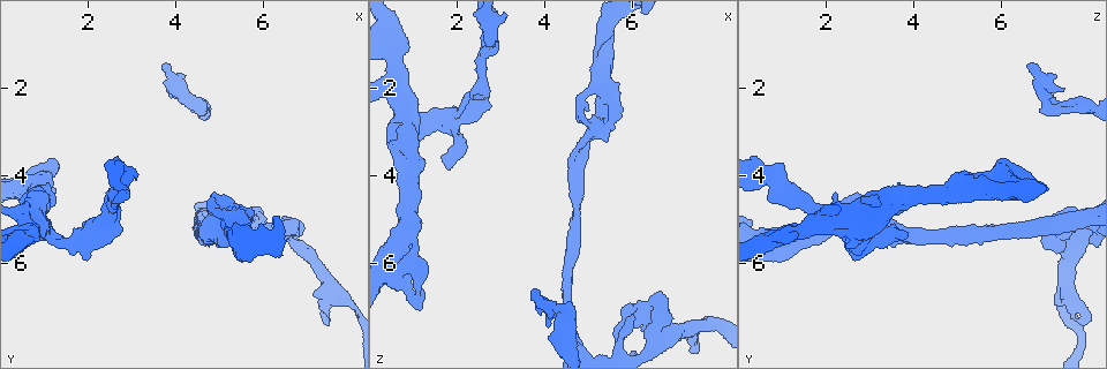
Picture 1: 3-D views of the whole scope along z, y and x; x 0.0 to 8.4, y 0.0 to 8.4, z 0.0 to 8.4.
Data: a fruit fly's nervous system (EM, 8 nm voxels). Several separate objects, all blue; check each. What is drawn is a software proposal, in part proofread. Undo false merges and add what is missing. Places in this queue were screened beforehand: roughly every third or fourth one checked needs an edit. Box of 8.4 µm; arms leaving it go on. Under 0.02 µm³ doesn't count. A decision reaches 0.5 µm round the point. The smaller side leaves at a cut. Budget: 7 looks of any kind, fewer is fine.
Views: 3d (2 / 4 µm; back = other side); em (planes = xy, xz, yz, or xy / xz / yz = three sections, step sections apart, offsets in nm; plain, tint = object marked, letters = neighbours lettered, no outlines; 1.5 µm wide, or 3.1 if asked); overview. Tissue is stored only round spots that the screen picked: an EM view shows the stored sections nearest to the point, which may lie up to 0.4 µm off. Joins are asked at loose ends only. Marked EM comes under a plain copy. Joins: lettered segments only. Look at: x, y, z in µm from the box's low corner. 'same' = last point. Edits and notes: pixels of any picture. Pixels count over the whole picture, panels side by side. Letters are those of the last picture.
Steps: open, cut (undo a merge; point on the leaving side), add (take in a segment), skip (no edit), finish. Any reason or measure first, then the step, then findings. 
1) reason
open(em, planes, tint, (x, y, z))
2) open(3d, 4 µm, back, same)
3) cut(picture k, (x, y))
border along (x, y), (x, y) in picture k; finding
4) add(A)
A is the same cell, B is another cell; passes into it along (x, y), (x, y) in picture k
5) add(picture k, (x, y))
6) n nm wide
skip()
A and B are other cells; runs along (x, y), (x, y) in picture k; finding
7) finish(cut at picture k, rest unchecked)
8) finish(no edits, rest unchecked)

free end
open(3d, 4 µm, (5.55, 4.70, 2.90))

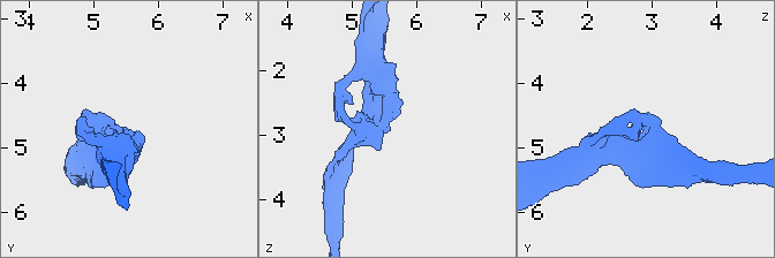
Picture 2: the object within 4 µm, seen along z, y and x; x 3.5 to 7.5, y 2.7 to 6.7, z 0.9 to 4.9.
shape alone is not enough
open(em, planes, letters, (5.55, 4.75, 2.90))

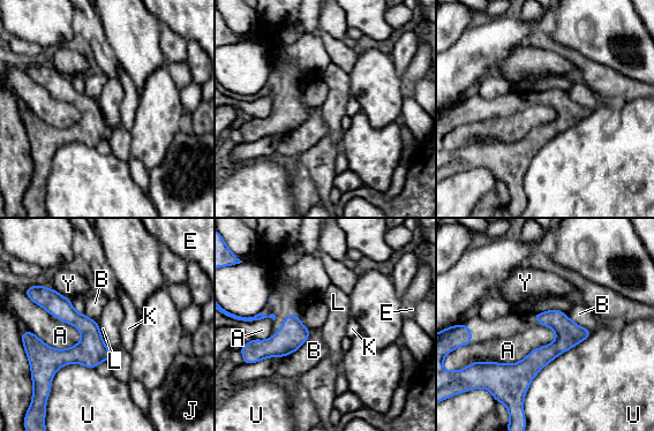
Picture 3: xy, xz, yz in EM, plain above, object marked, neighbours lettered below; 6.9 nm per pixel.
U touches over 700 nm
skip()
A, B, E, J, K, L, U and Y are other cells; no lettered segment goes on from it

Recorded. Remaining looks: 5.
an open end
open(3d, 2 µm, (2.20, 4.95, 2.30))

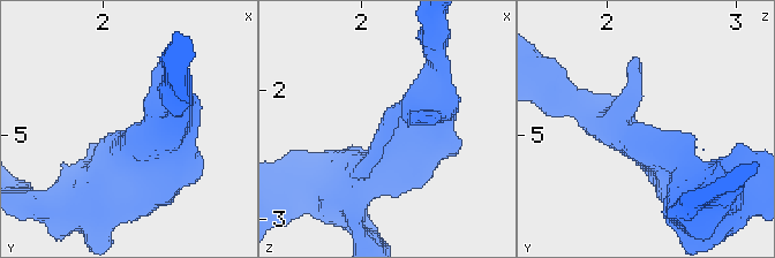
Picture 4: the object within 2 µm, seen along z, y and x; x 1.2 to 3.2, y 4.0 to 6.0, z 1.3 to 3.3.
need the tissue
open(em, xy, step 8, letters, (2.22, 4.92, 2.32))

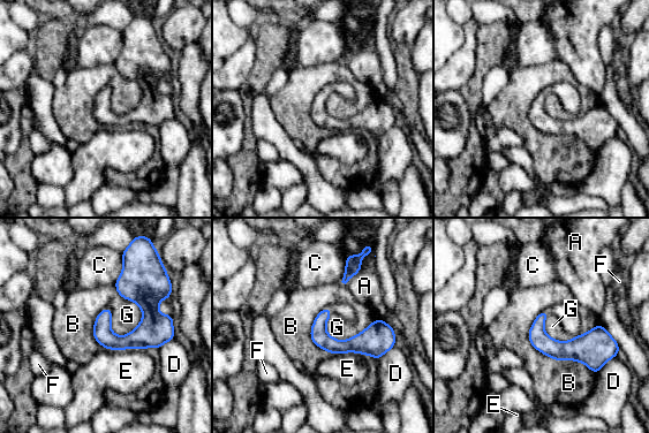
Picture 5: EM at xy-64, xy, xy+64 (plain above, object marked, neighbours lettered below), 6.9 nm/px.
skip()
A, B, C, D, E, F and G are other cells; border along (542, 310), (529, 342), (594, 373) in picture 5; no lettered segment goes on from it

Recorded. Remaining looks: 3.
branch stops here
open(em, planes, letters, (3.80, 1.45, 6.55))

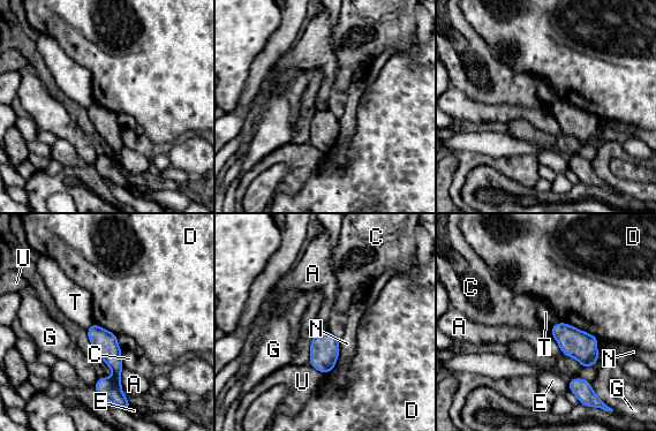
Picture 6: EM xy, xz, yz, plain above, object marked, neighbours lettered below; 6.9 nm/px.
skip()
A, C, D, E, G, N, T and U are other cells; no lettered segment goes on from it

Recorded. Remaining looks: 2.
finish(no edits, rest unchecked)

